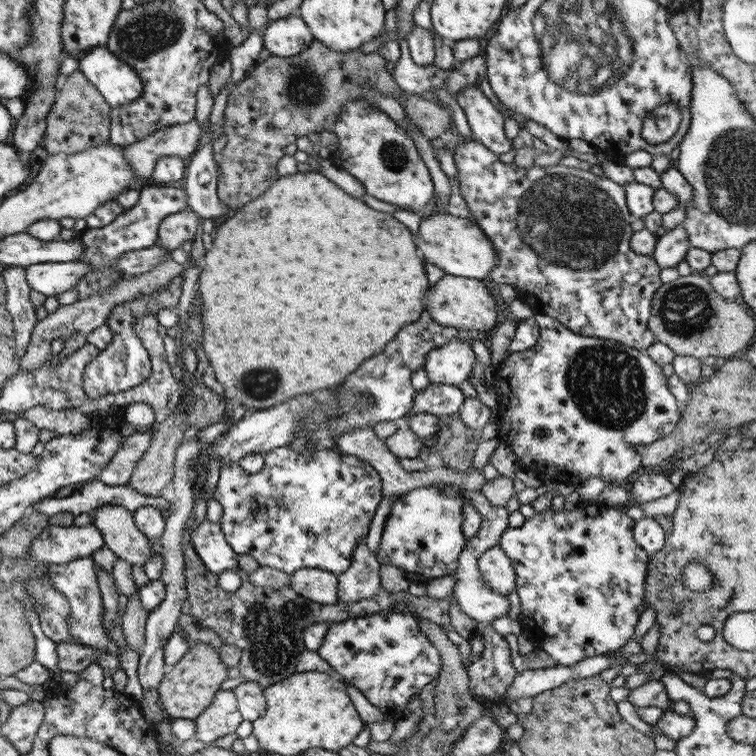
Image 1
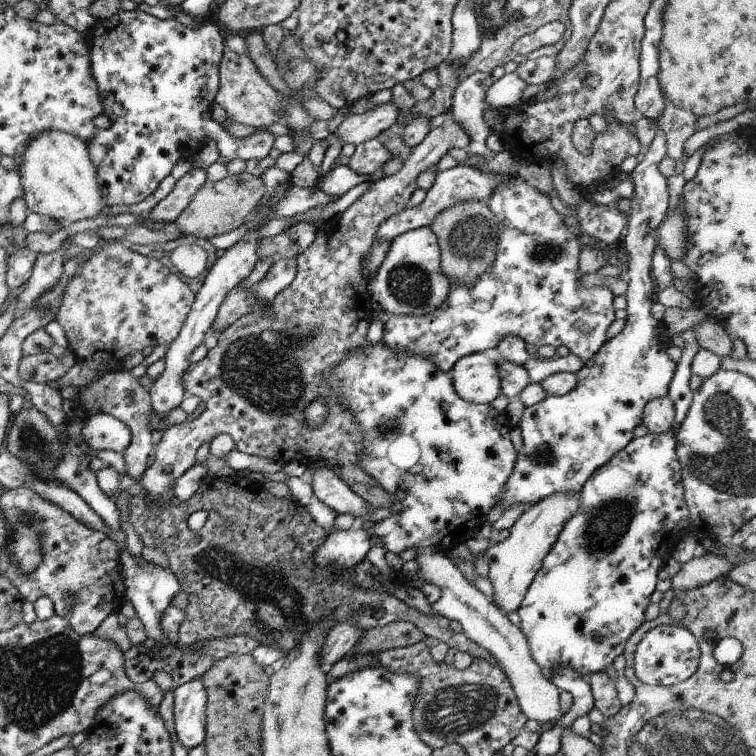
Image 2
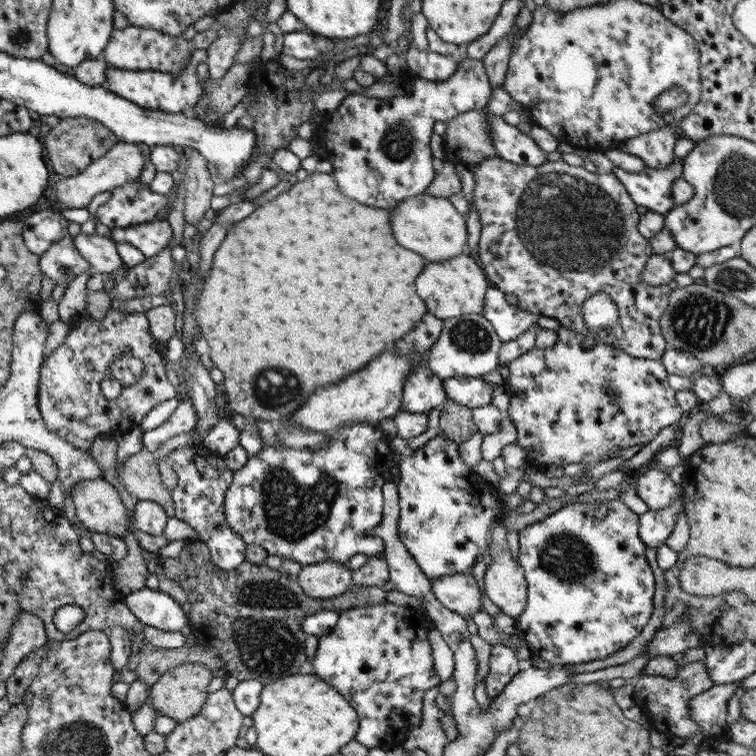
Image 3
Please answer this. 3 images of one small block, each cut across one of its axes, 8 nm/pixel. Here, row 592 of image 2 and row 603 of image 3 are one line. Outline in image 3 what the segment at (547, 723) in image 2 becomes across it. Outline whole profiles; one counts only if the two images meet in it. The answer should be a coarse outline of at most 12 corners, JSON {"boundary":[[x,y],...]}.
{"boundary":[[471,571],[432,578],[432,592],[463,617],[482,610],[485,586]]}

